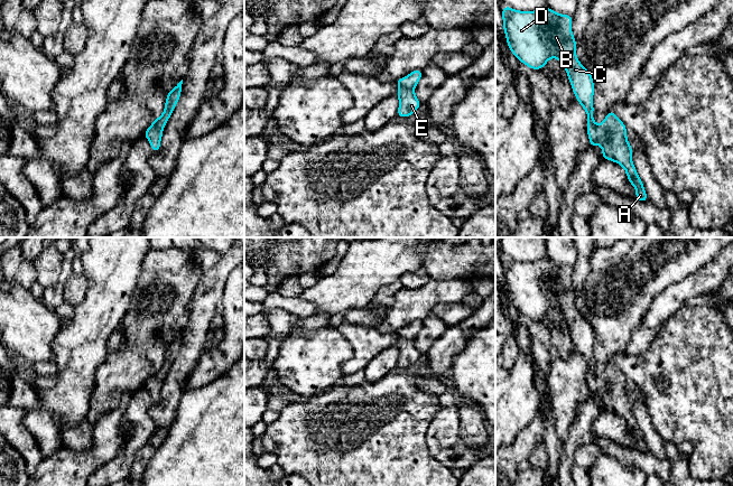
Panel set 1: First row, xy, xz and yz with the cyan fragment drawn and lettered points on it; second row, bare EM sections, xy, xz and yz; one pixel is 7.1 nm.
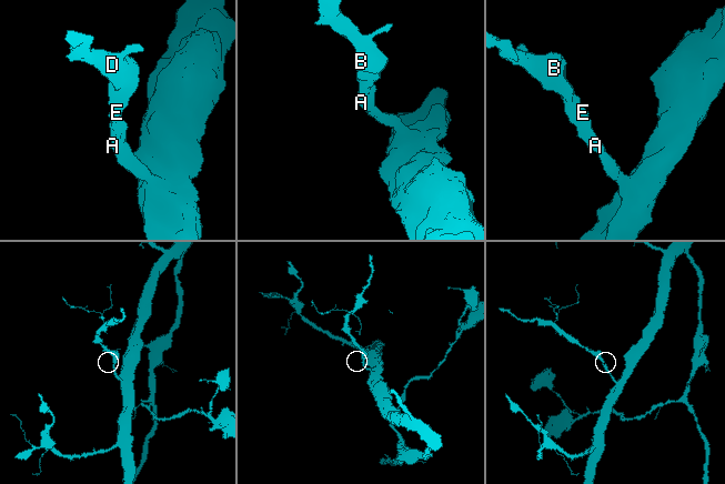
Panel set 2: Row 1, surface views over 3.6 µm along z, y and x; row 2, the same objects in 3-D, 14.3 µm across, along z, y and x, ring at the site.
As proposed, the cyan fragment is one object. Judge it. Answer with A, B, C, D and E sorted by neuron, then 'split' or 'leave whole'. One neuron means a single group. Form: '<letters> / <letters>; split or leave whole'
A B C D E; leave whole

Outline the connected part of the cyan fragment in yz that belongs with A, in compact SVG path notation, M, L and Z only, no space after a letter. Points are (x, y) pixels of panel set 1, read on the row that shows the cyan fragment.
M503 6L502 19L507 45L511 53L522 64L536 71L546 66L547 62L551 57L555 57L563 64L572 84L572 90L577 101L587 113L586 127L591 148L596 147L600 143L602 147L602 157L606 160L616 162L624 168L629 183L637 190L634 199L649 202L643 183L632 162L632 147L627 139L627 127L624 123L611 110L607 112L604 121L600 125L594 122L593 95L595 85L591 73L578 62L575 53L576 39L572 32L573 17L553 11L547 6L535 11L513 10L508 6Z

